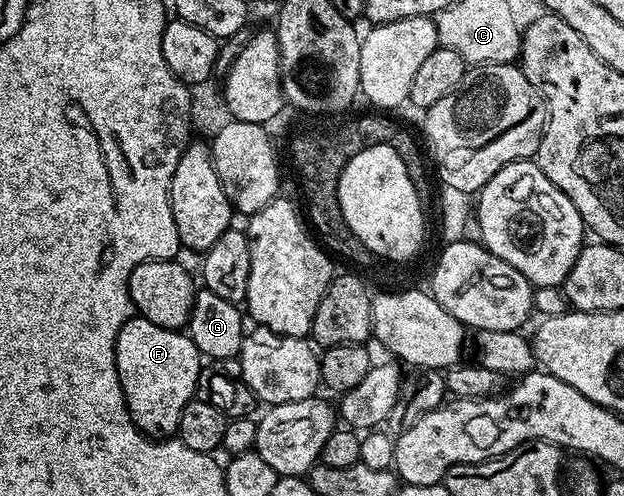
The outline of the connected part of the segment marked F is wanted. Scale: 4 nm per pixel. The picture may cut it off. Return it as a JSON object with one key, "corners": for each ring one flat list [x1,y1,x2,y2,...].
{"corners":[[142,317,126,319,119,327,117,341,115,342,115,364,123,390,123,400,131,414,131,422,143,432,144,435,153,439,165,439,174,436,179,430,181,421,181,409,189,400,196,398,195,386,200,386,199,362,201,356,197,345,193,345,191,336,182,330,174,331,165,329,161,325,153,325,153,321]]}

